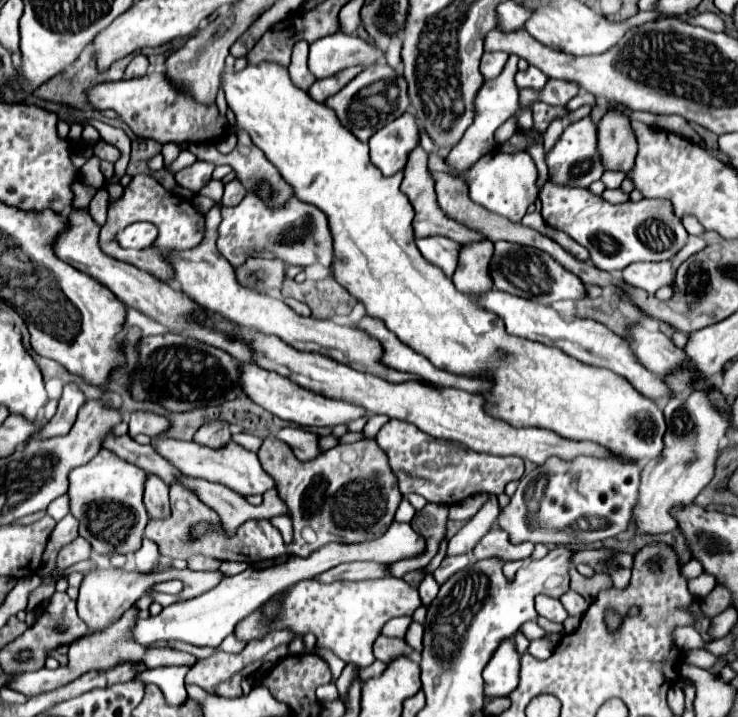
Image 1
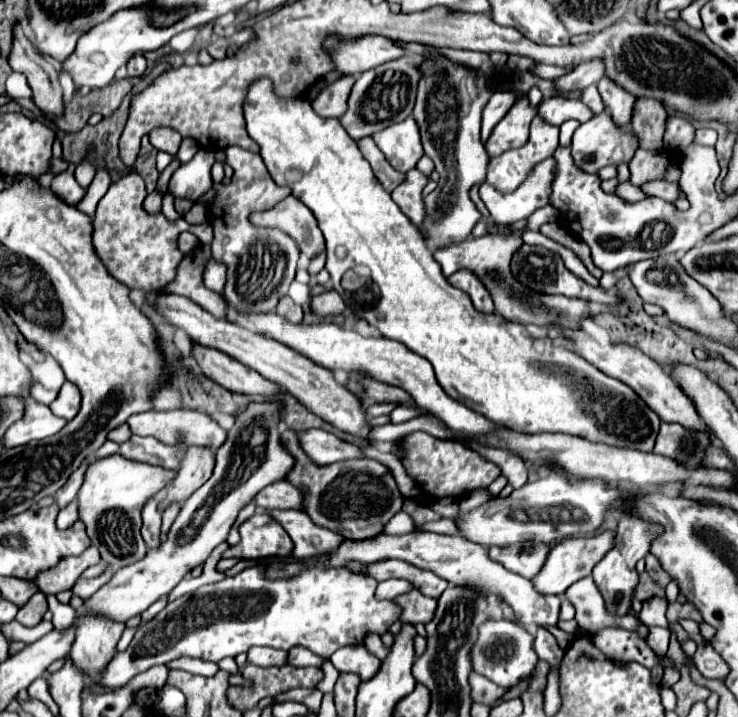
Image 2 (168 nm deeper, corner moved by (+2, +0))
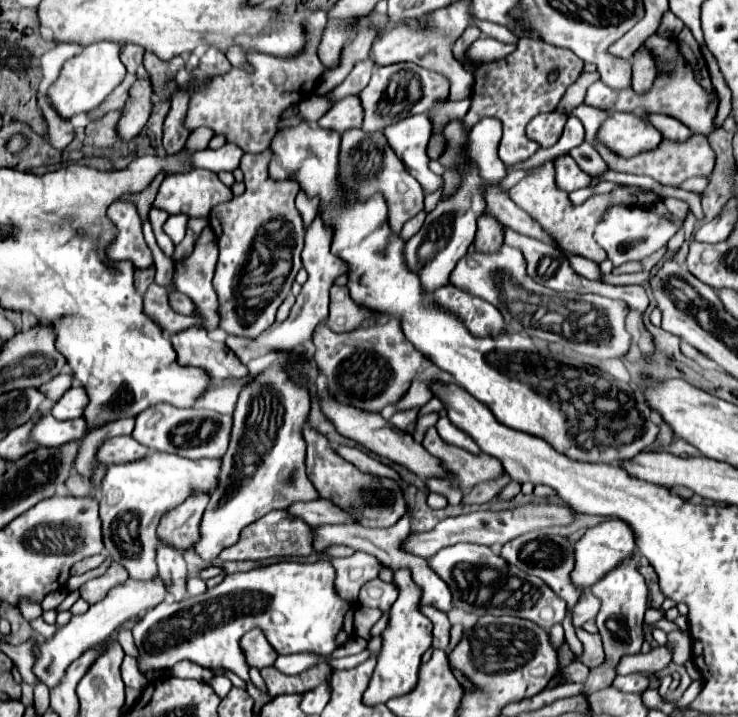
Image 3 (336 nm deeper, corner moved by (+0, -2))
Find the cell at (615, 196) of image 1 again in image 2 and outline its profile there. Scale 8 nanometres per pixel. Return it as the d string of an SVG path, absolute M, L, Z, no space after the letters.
M619 183L619 187L617 187L617 195L621 197L621 199L627 199L627 201L639 201L639 199L643 199L643 197L647 197L647 193L643 193L643 189L641 187L637 187L637 185L633 185L633 183Z

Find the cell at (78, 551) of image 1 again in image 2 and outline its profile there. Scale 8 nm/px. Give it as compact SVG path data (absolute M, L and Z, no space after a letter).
M89 547L85 553L77 555L77 557L65 557L59 561L57 567L41 573L37 577L37 585L43 593L59 593L59 591L67 591L75 585L75 581L79 579L79 575L91 567L97 565L101 561L97 547Z

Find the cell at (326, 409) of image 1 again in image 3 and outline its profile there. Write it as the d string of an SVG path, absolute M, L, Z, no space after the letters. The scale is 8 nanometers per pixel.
M187 329L171 337L173 349L181 365L203 369L211 379L241 379L249 375L249 369L237 359L237 355L225 345L213 341L205 329Z

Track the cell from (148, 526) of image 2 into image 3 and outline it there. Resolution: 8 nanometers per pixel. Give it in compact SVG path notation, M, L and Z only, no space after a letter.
M159 541L159 545L157 545L157 567L159 567L161 577L165 577L165 581L173 581L173 589L169 589L173 599L179 601L181 597L185 597L187 565L185 565L181 553L175 547Z

